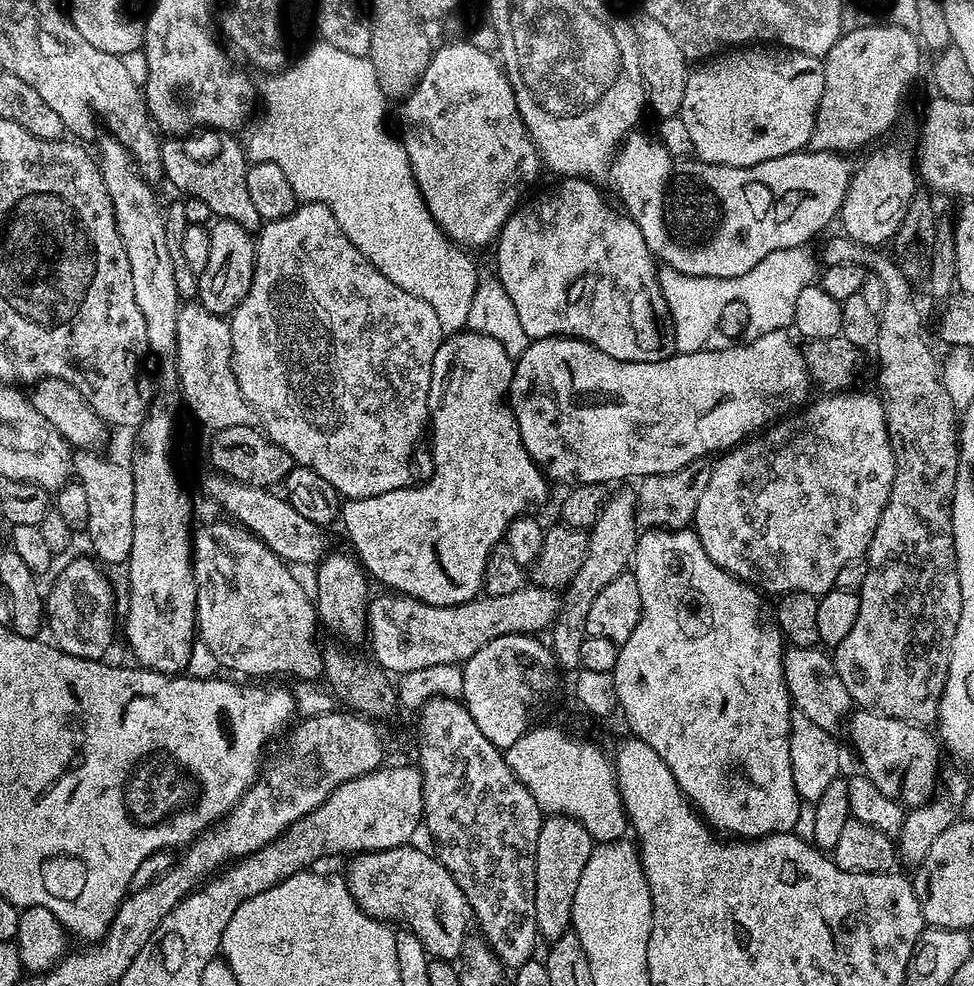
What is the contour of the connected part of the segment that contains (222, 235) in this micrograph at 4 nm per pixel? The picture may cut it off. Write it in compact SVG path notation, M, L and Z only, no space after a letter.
M223 218L217 219L208 228L208 233L210 234L210 259L206 261L206 270L198 273L196 296L199 304L206 310L210 310L210 314L228 318L250 290L256 265L256 240L253 233L245 230L241 224Z

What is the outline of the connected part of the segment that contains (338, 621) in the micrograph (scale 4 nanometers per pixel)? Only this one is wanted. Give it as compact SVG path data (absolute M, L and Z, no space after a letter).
M329 551L315 565L316 592L314 588L314 603L319 623L323 627L325 624L336 635L333 637L339 638L349 645L356 646L359 645L356 643L360 639L362 641L365 639L368 627L368 605L370 601L368 584L370 585L370 577L364 571L364 565L356 559L355 555L345 552Z

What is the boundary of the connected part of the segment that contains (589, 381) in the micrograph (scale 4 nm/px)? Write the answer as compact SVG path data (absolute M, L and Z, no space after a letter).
M787 331L771 332L751 337L747 341L749 344L736 342L731 348L714 350L713 352L707 350L682 352L667 356L666 359L658 362L622 362L618 358L610 358L610 354L602 354L602 350L598 350L592 344L587 344L585 340L574 340L571 336L554 336L551 340L533 340L525 352L515 361L512 369L510 389L512 413L516 415L518 430L522 434L522 442L526 446L530 458L549 481L555 482L557 480L560 484L566 484L565 486L579 484L608 486L611 480L624 480L627 476L643 478L670 474L682 470L682 466L686 466L690 462L711 457L711 452L723 454L728 449L744 443L745 440L757 435L773 422L789 415L793 410L799 409L809 399L810 379L804 368L801 349L788 335Z

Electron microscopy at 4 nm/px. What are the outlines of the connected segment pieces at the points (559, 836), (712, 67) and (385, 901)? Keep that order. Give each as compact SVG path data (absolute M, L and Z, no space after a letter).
M571 814L545 815L538 830L534 862L534 922L541 941L557 940L571 929L574 890L578 890L582 870L586 870L586 862L590 862L593 847L594 841L586 826L578 823Z
M740 46L725 51L693 67L685 79L685 93L678 115L686 122L693 153L708 164L749 168L801 151L811 141L824 89L821 57L795 52L792 48L776 50L780 52L767 52L764 48L767 47Z
M409 842L402 846L394 846L390 850L381 852L362 852L351 857L352 865L348 868L346 883L354 902L368 916L373 916L376 920L393 922L401 920L403 927L407 931L413 932L422 942L422 946L428 952L429 957L437 960L455 961L460 952L464 949L464 941L469 939L468 927L473 927L474 917L472 907L462 894L458 882L450 874L450 870L435 855L423 852L420 848L415 848L415 843Z

